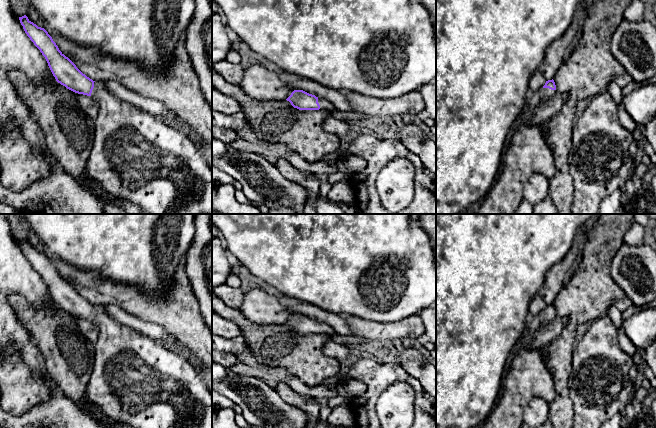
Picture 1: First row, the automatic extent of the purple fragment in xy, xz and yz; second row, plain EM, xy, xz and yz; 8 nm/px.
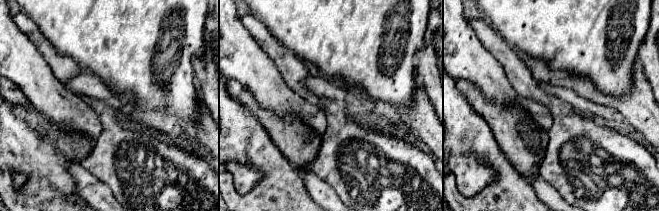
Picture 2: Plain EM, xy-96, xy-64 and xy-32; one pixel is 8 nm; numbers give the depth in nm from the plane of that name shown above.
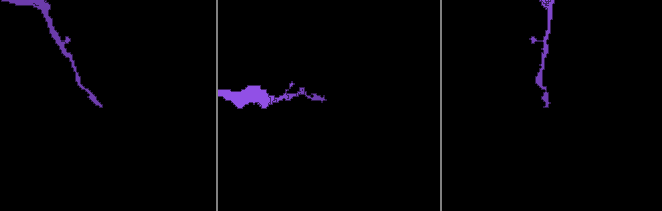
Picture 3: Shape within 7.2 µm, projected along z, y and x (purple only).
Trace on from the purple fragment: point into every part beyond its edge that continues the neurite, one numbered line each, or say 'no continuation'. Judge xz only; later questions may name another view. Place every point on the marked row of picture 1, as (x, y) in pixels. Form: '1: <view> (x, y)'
1: xz (324, 104)

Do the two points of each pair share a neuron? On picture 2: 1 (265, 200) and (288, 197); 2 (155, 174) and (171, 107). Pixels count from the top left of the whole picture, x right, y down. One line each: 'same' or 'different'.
1: same
2: different

